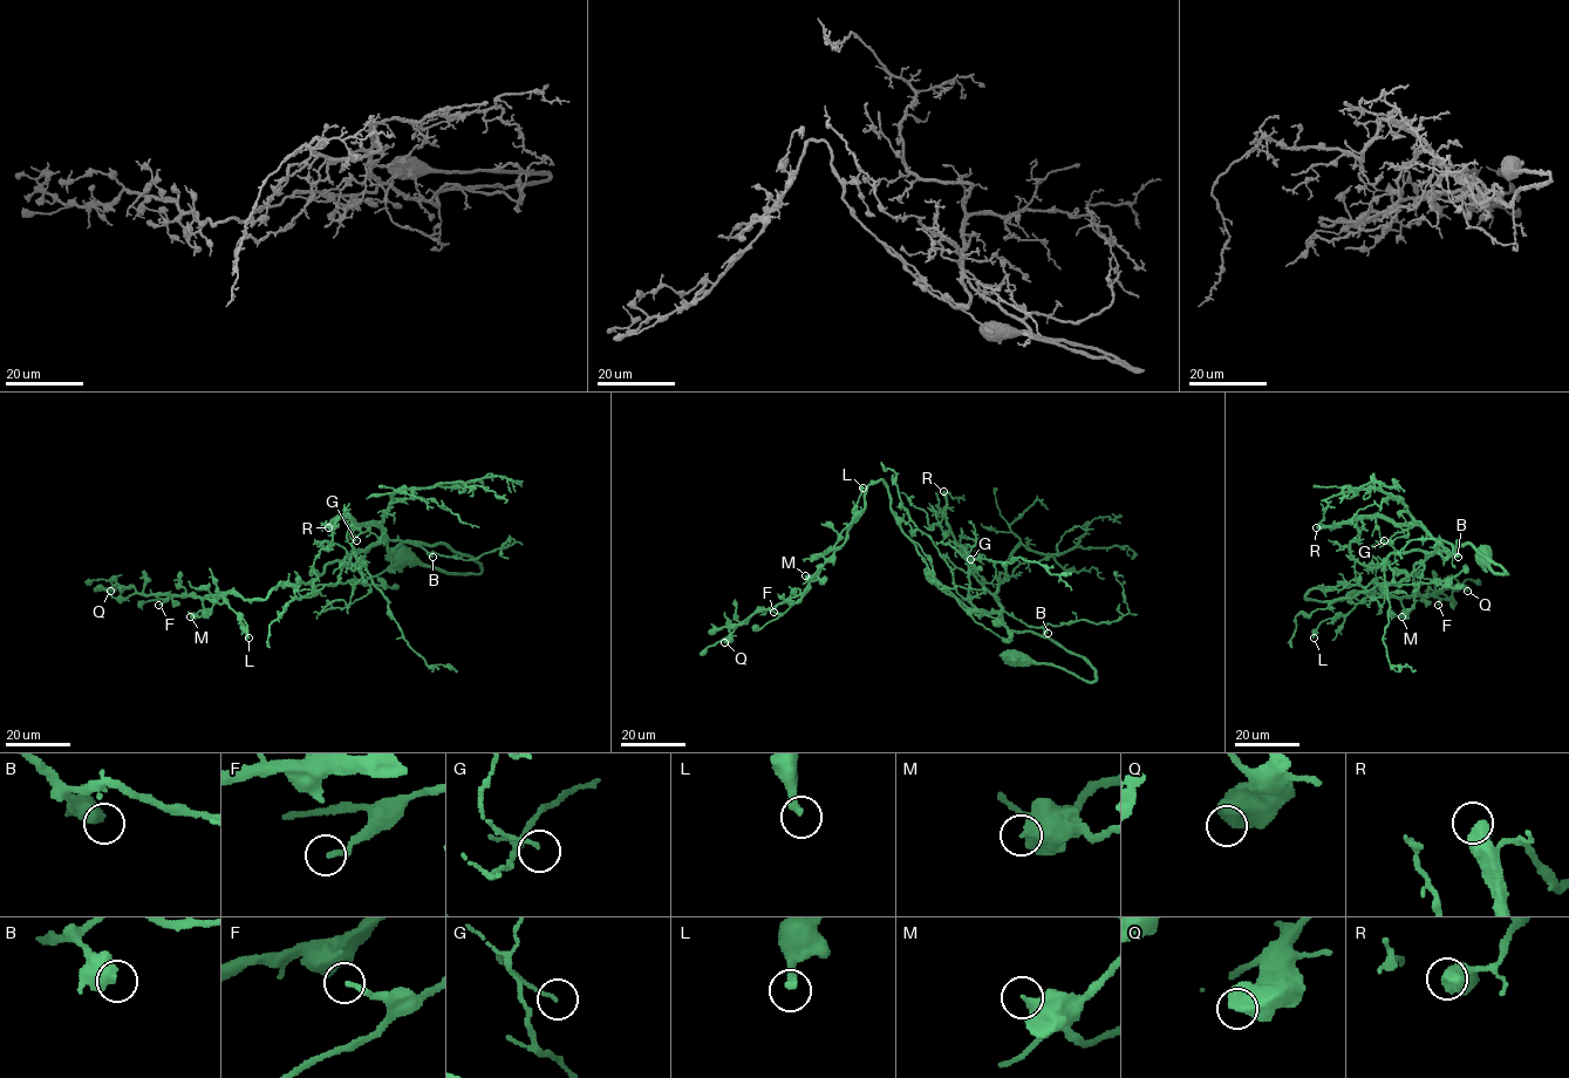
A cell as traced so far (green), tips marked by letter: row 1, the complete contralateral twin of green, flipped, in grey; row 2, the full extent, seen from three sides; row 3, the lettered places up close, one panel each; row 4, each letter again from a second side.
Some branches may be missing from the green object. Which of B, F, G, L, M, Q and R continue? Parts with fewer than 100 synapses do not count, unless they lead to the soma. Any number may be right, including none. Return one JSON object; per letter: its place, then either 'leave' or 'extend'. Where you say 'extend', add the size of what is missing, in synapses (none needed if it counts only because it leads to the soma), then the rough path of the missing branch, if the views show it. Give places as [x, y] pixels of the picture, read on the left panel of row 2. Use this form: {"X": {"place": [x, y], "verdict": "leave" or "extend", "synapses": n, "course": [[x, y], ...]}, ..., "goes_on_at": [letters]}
{"B": {"place": [432, 557], "verdict": "leave"}, "F": {"place": [158, 605], "verdict": "leave"}, "G": {"place": [356, 540], "verdict": "leave"}, "L": {"place": [249, 638], "verdict": "leave"}, "M": {"place": [190, 616], "verdict": "leave"}, "Q": {"place": [110, 591], "verdict": "leave"}, "R": {"place": [328, 527], "verdict": "extend", "synapses": 250, "course": [[328, 527], [326, 534], [318, 532], [290, 558], [271, 598], [268, 643], [278, 686]]}, "goes_on_at": ["R"]}

